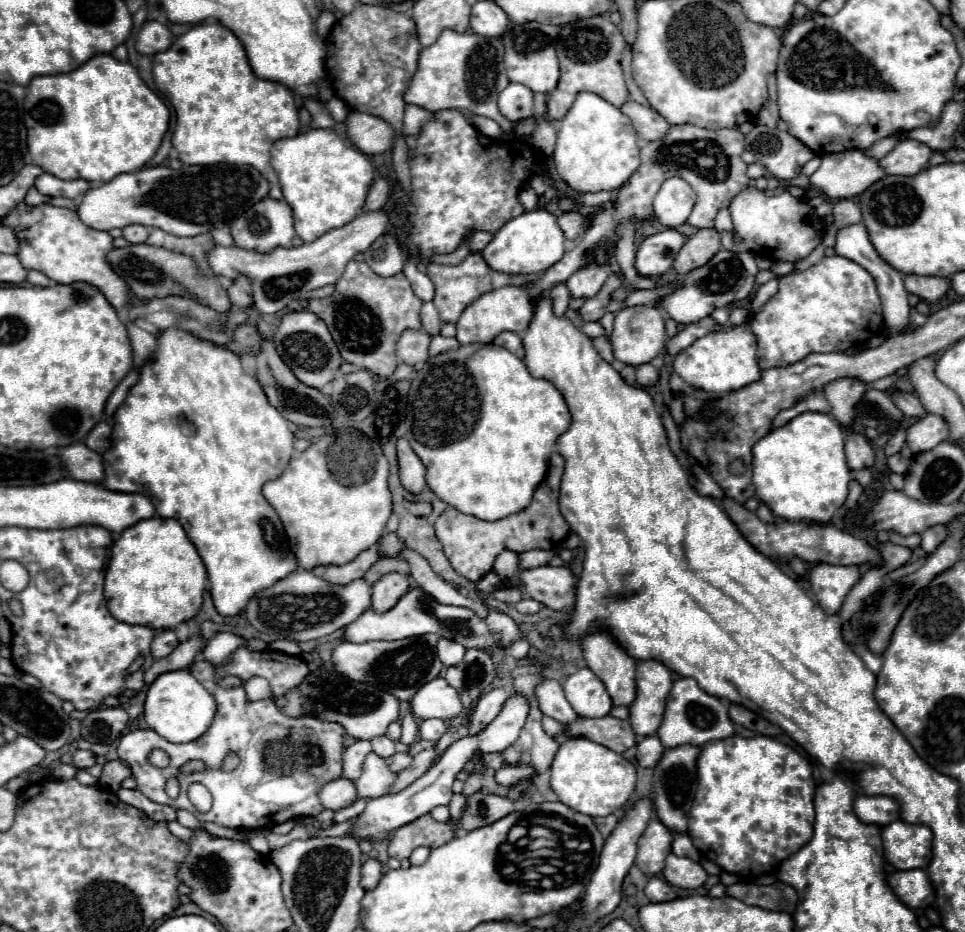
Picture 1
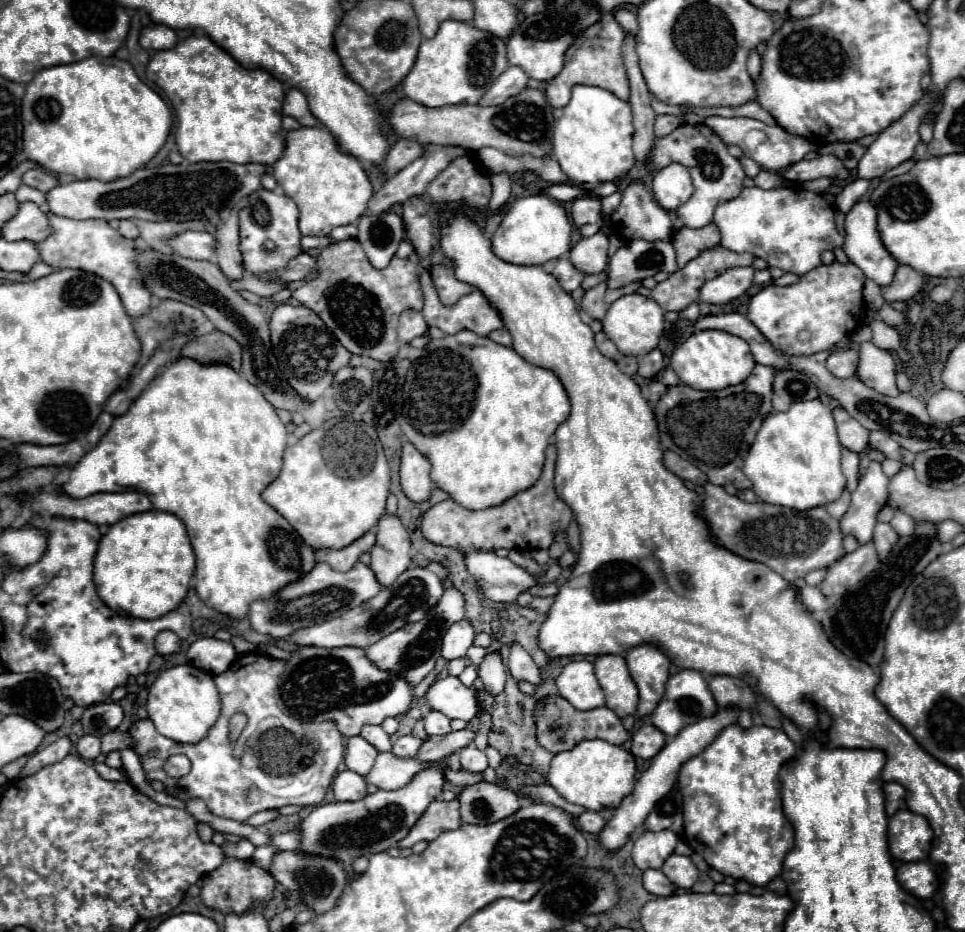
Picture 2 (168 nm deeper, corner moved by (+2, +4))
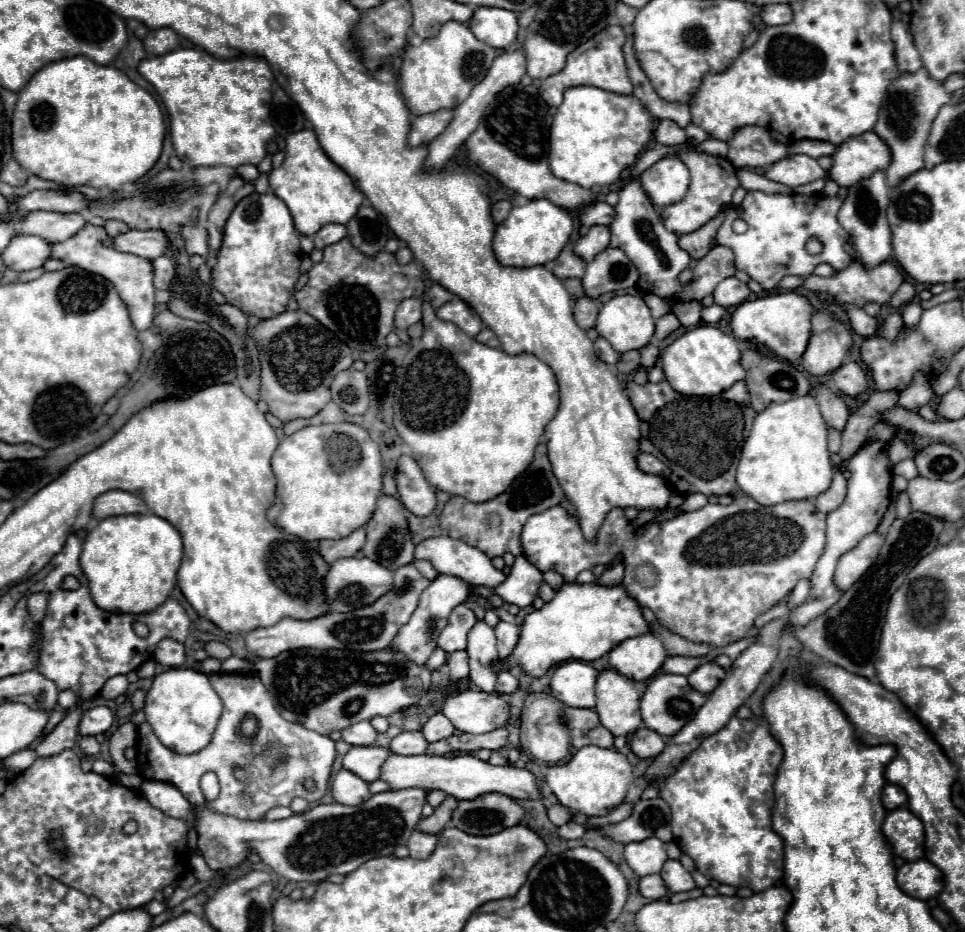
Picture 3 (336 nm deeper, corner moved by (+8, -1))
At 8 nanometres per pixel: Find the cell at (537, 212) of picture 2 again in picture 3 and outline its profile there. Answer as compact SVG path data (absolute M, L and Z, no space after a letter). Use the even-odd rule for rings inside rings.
M528 200L524 206L514 206L508 218L496 228L494 236L496 260L504 266L524 266L524 268L556 260L556 256L566 246L572 228L574 228L572 218L564 208L548 200Z

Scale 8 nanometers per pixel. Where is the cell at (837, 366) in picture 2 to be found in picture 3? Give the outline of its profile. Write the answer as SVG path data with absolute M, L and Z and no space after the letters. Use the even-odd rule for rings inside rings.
M816 312L812 318L812 338L802 356L802 364L812 376L832 374L848 358L850 346L850 330L842 322L836 322L828 312Z

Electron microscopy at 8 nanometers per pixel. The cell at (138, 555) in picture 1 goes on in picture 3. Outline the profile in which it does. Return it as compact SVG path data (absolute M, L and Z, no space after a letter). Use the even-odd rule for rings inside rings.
M156 514L112 516L90 530L80 554L82 572L88 578L92 600L106 612L146 614L162 606L174 586L182 562L182 536Z

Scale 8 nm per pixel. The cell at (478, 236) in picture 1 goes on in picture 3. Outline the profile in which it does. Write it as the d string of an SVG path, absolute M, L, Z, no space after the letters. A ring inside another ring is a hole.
M508 200L496 202L496 204L492 206L492 220L494 220L494 224L504 222L504 220L506 220L506 216L508 216L508 212L510 212L510 208L512 208L512 204L510 204Z

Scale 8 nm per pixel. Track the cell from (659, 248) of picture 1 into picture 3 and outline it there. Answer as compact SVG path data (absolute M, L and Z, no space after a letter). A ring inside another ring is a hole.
M606 248L588 266L582 278L586 296L598 298L608 292L618 292L634 286L640 274L630 258L620 248Z

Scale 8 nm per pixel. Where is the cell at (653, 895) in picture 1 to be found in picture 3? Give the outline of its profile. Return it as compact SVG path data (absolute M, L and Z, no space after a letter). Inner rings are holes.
M658 874L644 876L644 878L640 878L640 894L650 900L662 900L668 896L668 888Z

